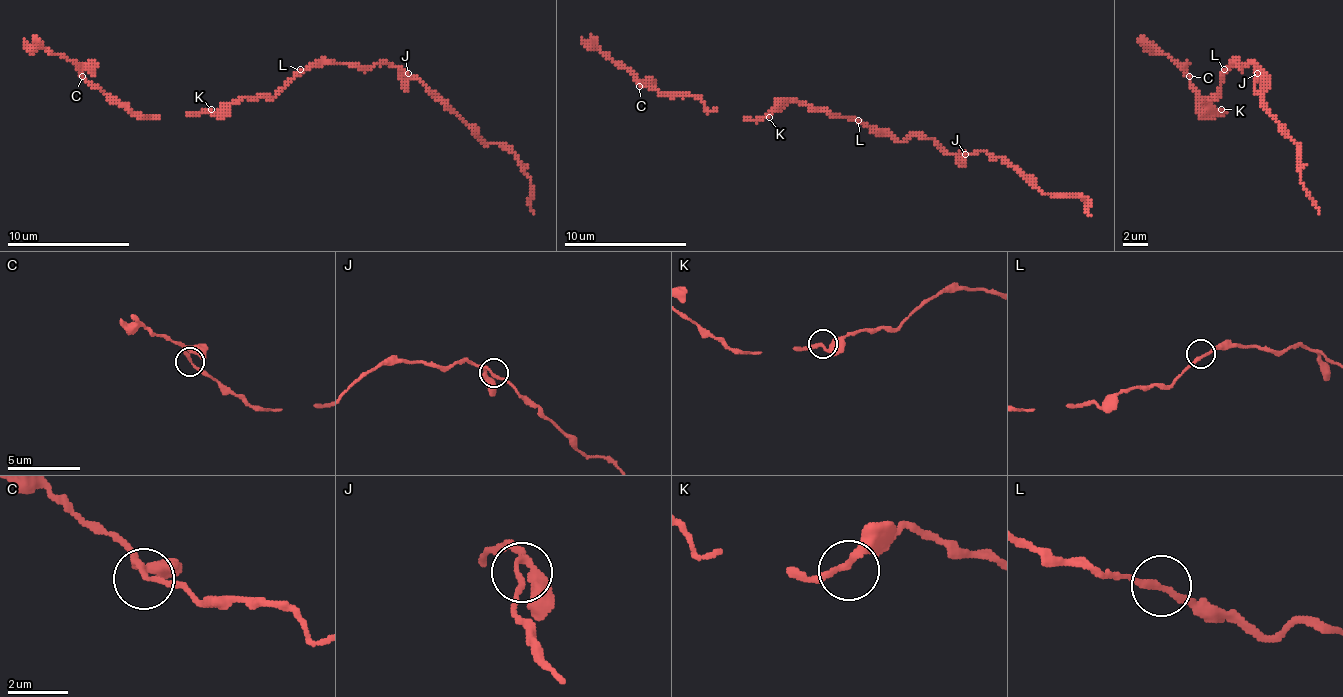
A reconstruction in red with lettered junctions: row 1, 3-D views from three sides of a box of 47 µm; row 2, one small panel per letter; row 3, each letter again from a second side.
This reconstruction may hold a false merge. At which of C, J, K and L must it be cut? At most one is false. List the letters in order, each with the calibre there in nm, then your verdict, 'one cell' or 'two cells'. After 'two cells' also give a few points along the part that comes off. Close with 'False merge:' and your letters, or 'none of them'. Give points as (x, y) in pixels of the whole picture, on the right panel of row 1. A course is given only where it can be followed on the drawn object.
C: calibre 140 nm; one cell
J: calibre 140 nm; one cell
K: calibre 220 nm; one cell
L: calibre 200 nm; one cell
False merge: none of them

